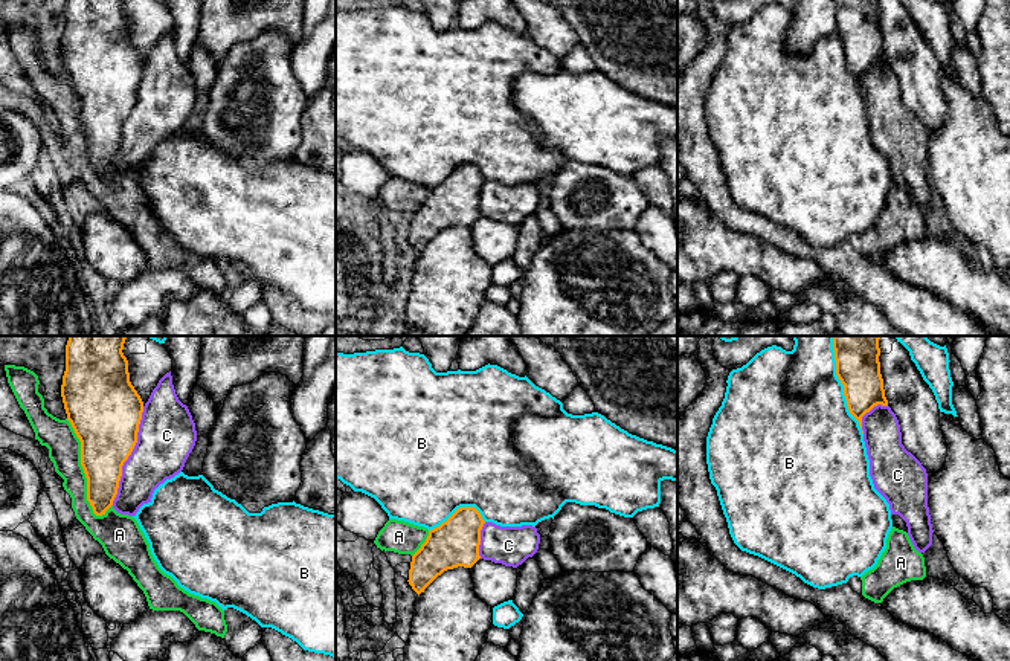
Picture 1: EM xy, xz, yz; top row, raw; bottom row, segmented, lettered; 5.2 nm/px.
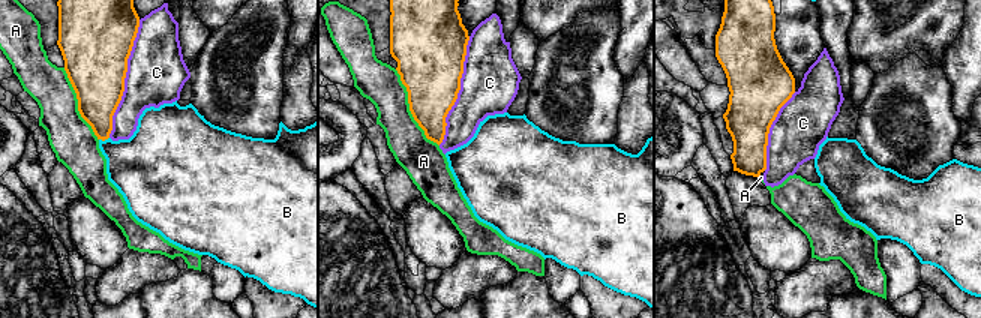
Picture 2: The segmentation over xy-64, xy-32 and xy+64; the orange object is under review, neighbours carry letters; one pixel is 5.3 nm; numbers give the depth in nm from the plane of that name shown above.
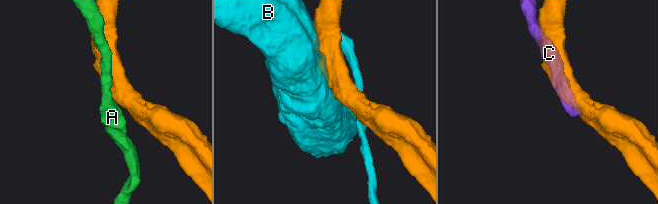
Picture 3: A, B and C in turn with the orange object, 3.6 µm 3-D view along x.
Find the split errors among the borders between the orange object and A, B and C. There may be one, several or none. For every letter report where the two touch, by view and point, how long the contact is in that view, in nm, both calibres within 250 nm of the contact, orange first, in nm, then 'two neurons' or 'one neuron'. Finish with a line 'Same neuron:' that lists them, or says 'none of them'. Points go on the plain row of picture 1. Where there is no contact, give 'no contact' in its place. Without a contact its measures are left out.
A: contact xy (83, 125); length 550 nm; calibres 320 and 180 nm; two neurons
B: contact yz (844, 46); length 500 nm; calibres 240 and 480 nm; two neurons
C: contact xy (130, 112); length 550 nm; calibres 360 and 300 nm; one neuron
Same neuron: C

